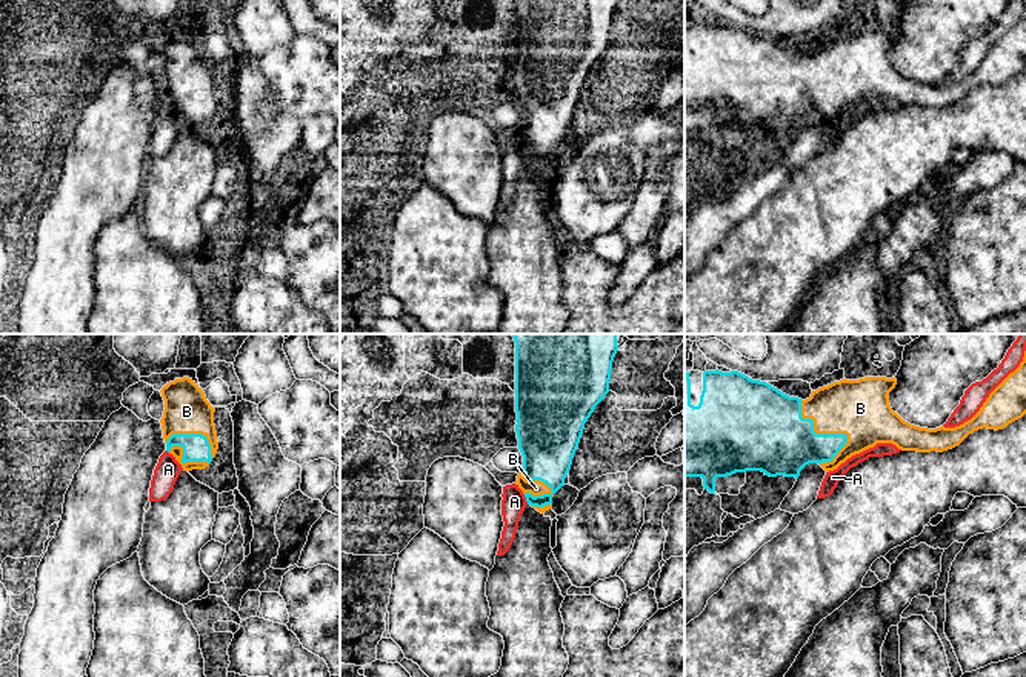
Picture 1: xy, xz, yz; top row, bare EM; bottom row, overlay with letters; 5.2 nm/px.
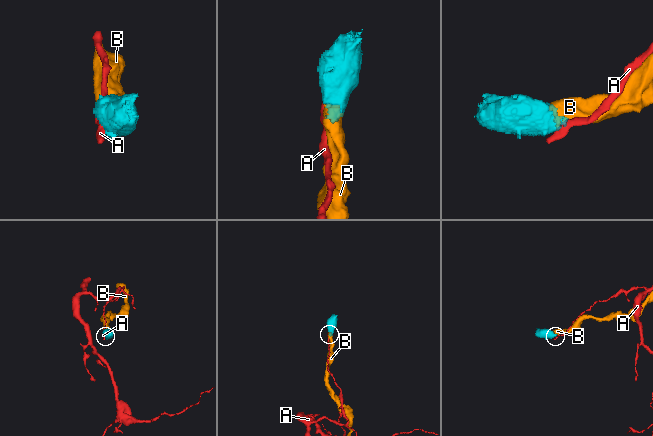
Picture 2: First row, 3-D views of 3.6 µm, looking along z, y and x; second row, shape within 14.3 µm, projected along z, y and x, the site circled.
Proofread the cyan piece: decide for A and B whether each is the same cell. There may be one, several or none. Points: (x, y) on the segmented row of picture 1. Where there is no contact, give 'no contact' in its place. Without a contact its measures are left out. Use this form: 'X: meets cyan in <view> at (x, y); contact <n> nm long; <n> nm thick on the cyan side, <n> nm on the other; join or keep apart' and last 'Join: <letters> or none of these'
A: meets cyan in xz at (526, 499); contact 60 nm long; 260 nm thick on the cyan side, 130 nm on the other; keep apart
B: meets cyan in yz at (825, 434); contact 360 nm long; 360 nm thick on the cyan side, 300 nm on the other; join
Join: B

